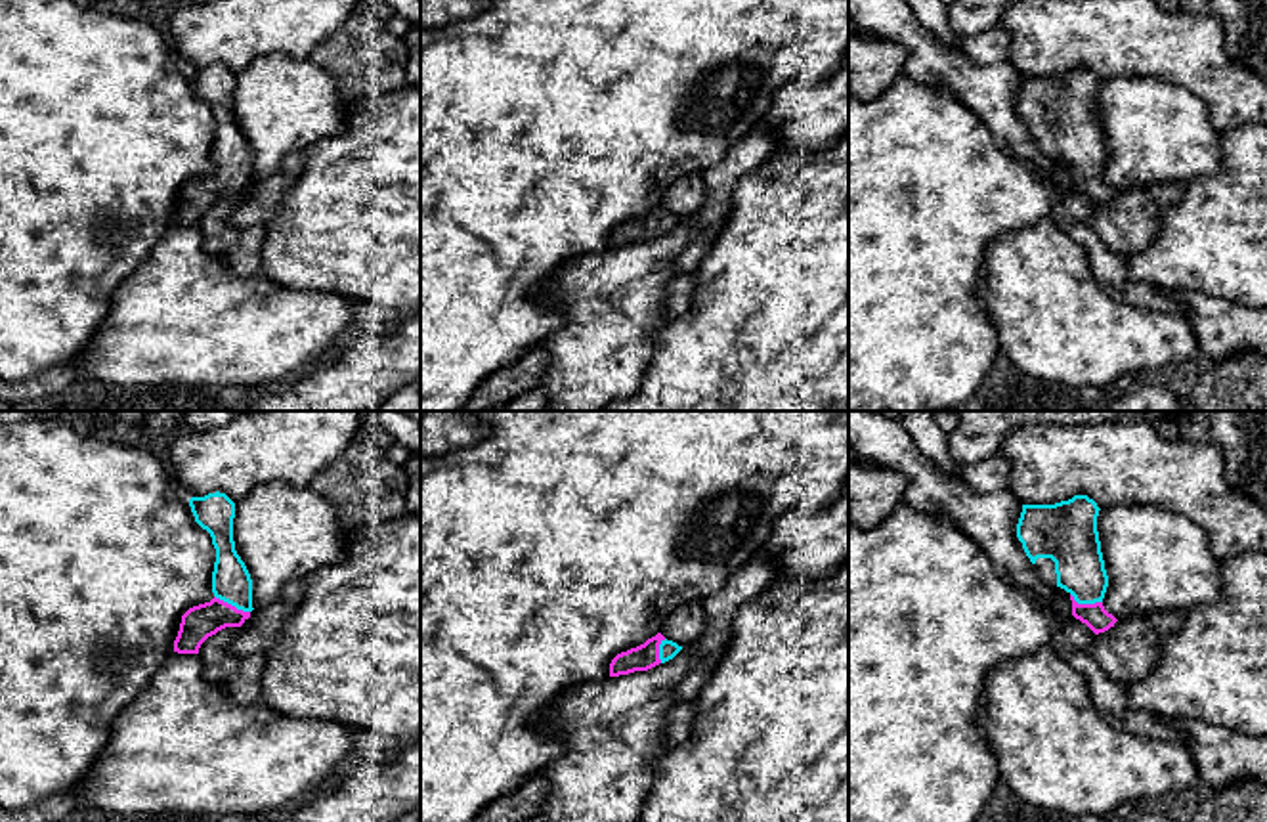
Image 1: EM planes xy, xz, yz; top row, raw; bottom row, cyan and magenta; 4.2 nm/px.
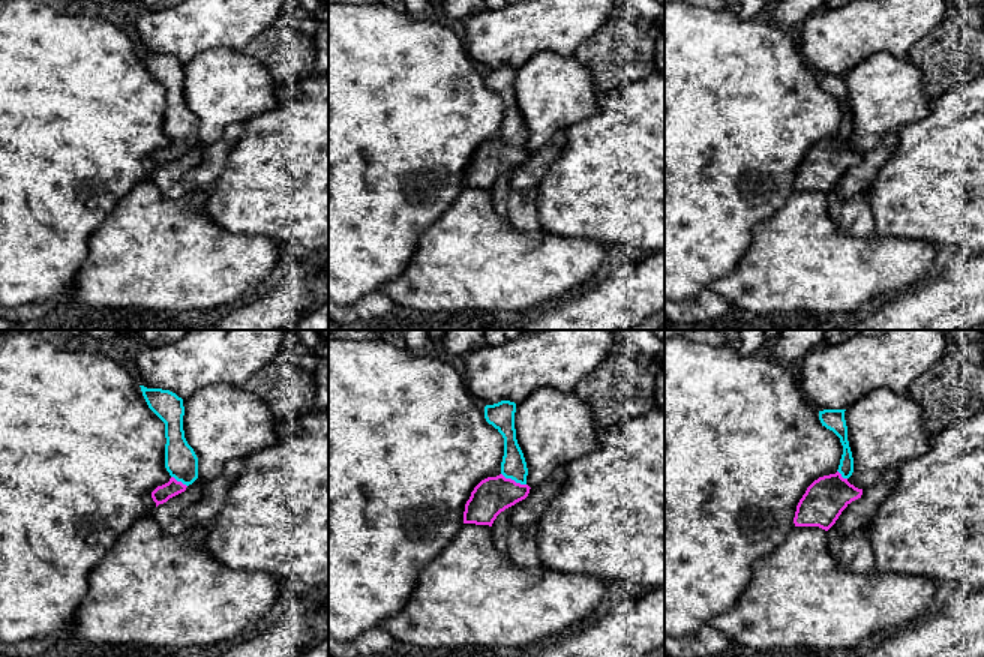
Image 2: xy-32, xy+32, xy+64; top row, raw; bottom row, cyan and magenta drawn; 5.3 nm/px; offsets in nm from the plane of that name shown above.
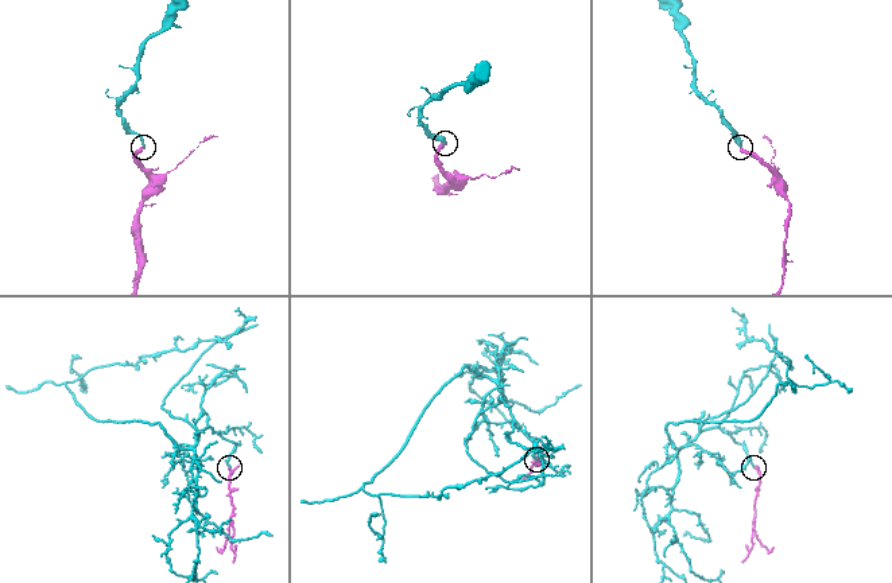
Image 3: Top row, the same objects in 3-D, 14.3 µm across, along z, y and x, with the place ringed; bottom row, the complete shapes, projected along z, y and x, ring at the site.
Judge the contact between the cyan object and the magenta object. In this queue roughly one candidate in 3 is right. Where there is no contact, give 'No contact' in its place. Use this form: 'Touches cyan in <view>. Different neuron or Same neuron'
Touches cyan in xy. Same neuron

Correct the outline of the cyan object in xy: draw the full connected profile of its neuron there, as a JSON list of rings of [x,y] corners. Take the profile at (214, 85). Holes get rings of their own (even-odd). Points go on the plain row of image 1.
[[[225,65],[189,71],[195,94],[206,101],[216,120],[210,174],[189,180],[182,187],[174,224],[199,226],[201,216],[225,199],[241,199],[252,180],[252,151],[235,122],[235,75]]]

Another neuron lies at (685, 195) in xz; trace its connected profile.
[[[686,174],[663,185],[659,205],[676,214],[690,218],[705,203],[705,182],[701,174]]]

